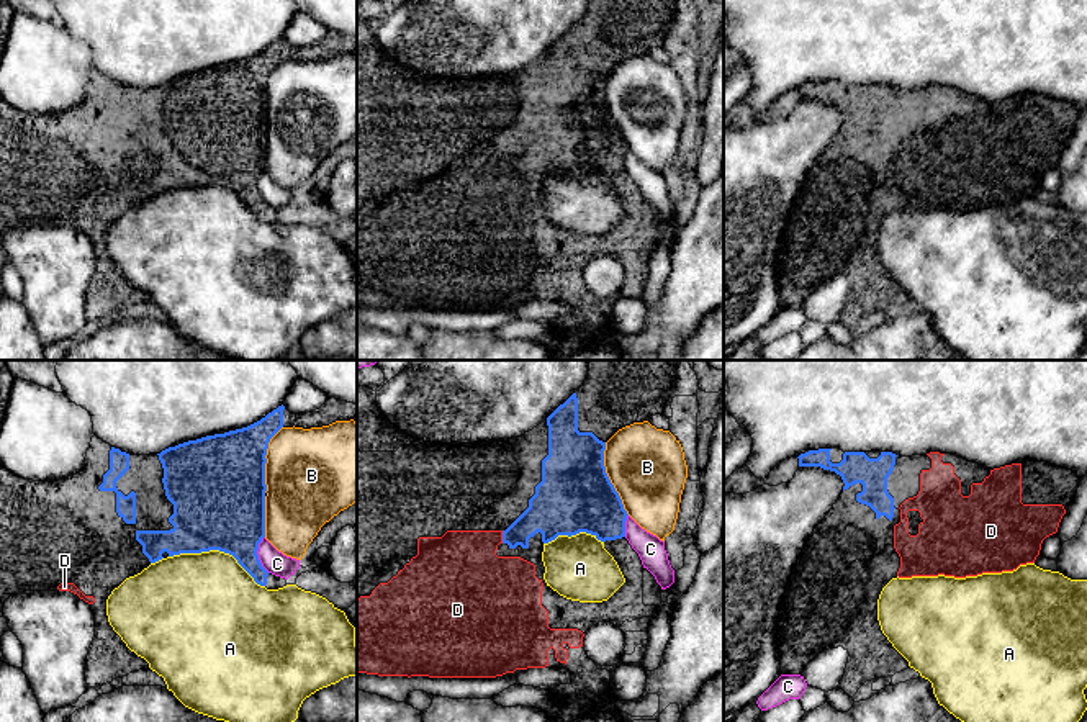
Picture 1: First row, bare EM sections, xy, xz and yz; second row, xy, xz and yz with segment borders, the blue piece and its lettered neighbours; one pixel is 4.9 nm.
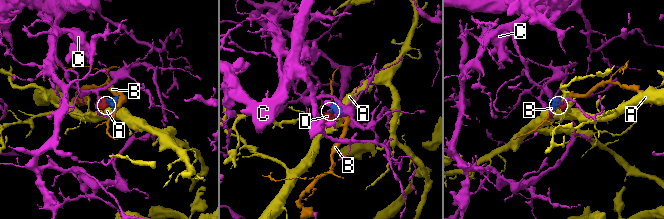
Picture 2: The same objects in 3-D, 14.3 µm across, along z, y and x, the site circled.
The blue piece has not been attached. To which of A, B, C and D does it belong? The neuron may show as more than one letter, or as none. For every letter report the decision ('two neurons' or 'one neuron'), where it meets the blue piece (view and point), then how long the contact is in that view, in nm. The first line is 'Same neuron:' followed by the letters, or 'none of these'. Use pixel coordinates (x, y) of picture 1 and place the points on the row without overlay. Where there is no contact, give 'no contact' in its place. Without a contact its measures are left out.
Same neuron: D
A: two neurons | xy (218, 182) | 500 nm
B: two neurons | xz (608, 112) | 380 nm
C: two neurons | xy (256, 187) | 190 nm
D: one neuron | xz (503, 171) | 60 nm

